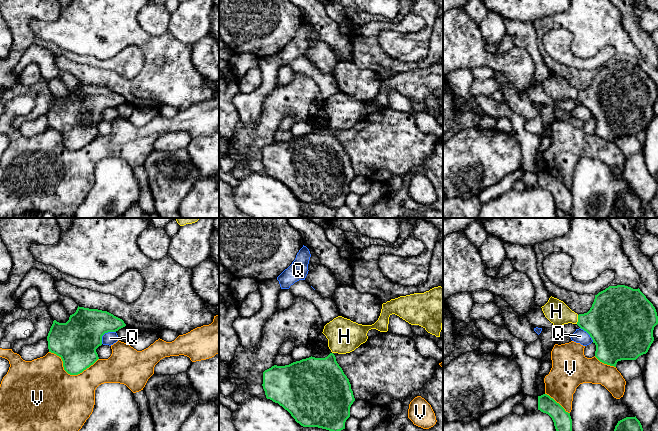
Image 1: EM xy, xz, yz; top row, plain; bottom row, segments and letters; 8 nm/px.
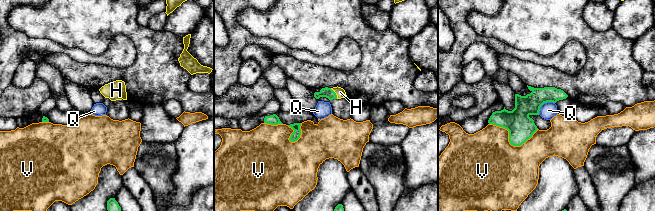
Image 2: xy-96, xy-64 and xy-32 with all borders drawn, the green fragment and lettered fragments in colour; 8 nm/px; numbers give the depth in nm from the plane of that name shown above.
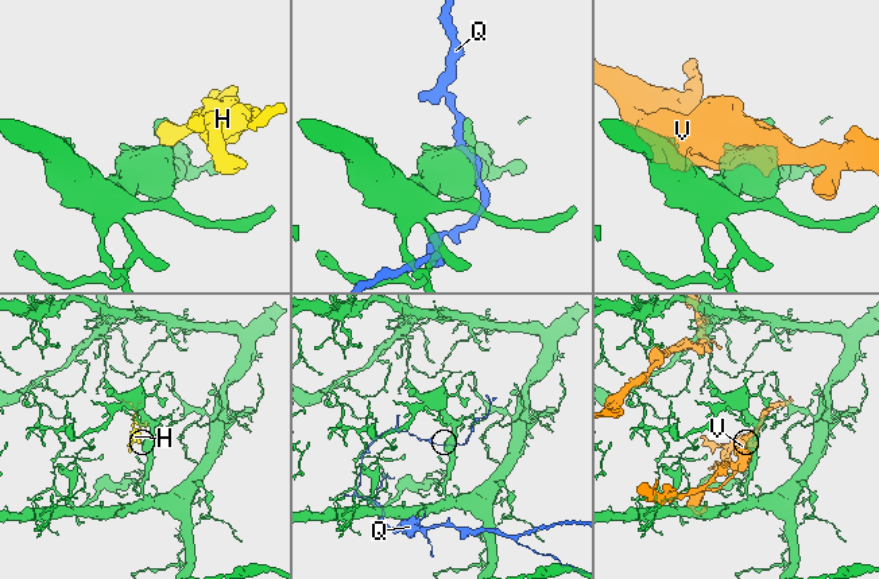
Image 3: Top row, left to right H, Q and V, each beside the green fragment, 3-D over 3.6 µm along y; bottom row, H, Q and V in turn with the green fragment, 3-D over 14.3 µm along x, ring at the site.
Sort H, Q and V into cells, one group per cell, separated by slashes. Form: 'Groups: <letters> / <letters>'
Groups: H / Q / V

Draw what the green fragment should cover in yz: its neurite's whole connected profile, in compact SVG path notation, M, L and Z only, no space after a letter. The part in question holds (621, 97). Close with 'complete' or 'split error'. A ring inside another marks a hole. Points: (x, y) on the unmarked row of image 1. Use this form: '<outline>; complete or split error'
M625 61L609 62L595 71L592 83L587 89L577 90L563 77L550 73L541 83L545 93L557 106L564 100L577 100L586 107L596 121L595 133L602 139L616 143L618 137L636 136L646 130L654 117L653 106L658 92L653 80L640 65Z; split error

